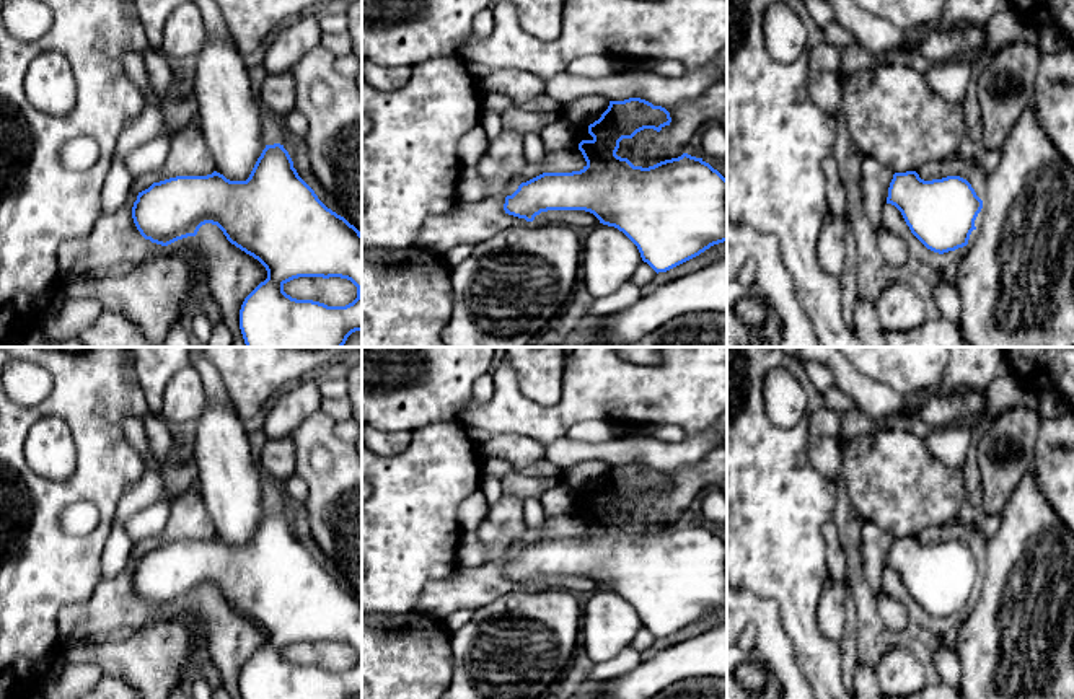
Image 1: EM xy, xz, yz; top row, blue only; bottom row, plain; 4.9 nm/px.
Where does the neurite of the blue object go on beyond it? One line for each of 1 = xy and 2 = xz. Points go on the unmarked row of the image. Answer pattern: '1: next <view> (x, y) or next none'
1: next none
2: next none

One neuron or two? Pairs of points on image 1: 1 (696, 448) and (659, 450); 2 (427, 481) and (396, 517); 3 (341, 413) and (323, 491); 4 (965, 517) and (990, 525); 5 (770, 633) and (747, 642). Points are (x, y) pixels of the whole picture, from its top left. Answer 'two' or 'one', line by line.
1: one
2: one
3: two
4: one
5: two

